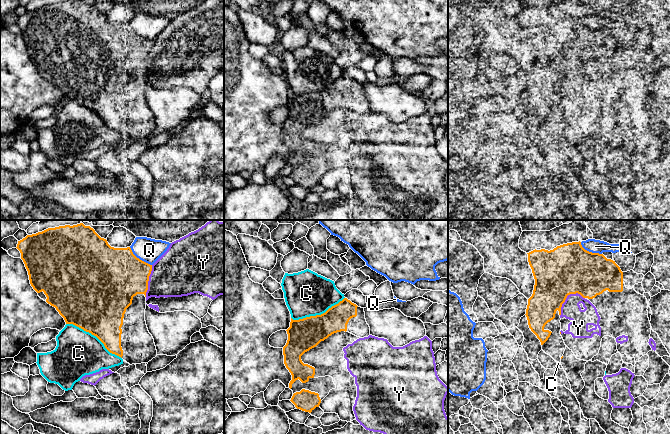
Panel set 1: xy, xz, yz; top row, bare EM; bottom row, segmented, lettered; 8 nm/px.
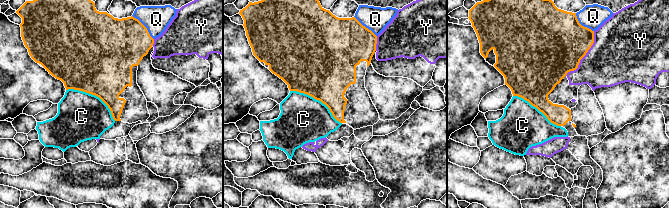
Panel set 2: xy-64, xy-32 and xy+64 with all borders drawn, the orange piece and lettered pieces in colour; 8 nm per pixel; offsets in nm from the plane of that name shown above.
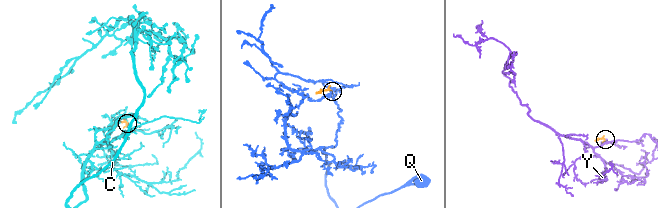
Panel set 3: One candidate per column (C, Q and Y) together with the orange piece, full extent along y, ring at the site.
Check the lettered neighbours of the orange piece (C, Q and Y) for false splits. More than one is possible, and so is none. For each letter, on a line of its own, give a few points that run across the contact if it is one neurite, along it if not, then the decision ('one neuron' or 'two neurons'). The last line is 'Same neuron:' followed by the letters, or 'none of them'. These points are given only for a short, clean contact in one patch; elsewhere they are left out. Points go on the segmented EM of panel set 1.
C: two neurons
Q: two neurons
Y: two neurons
Same neuron: none of them

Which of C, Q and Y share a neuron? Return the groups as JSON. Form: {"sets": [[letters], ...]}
{"sets": [["C"], ["Q"], ["Y"]]}

